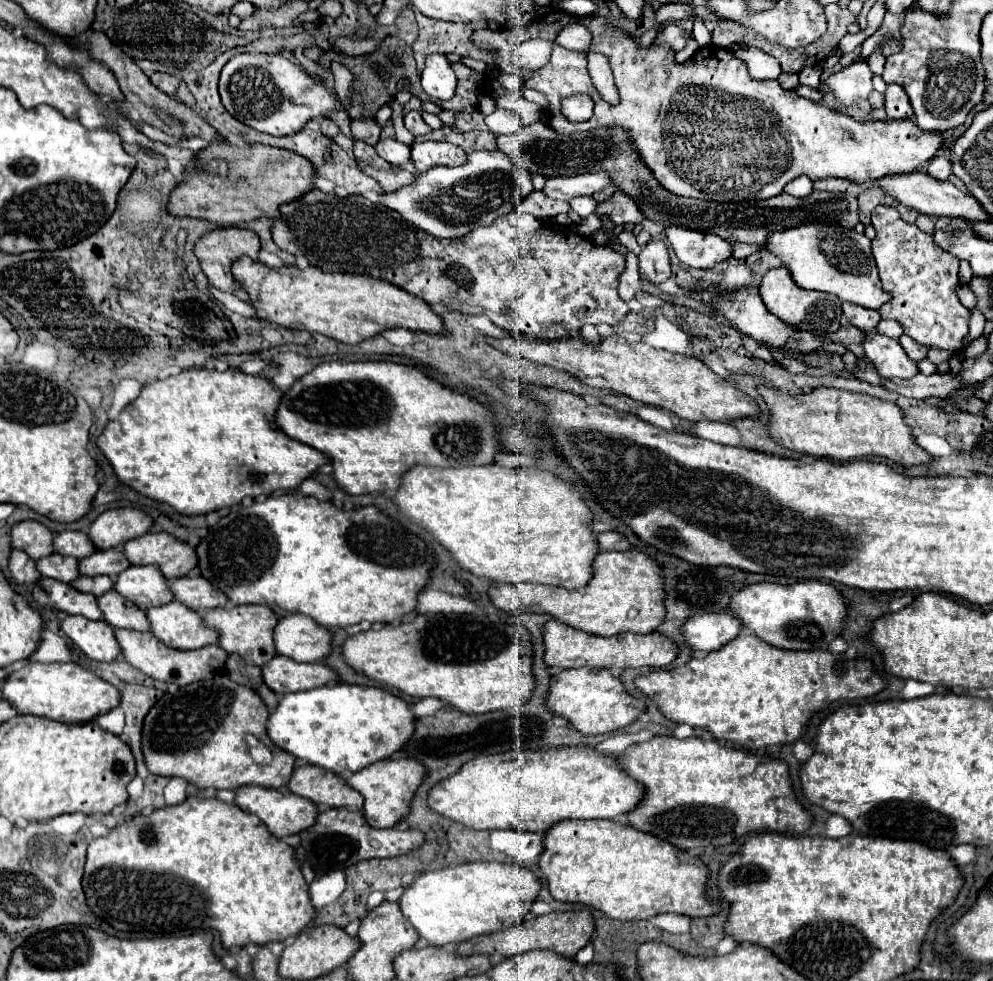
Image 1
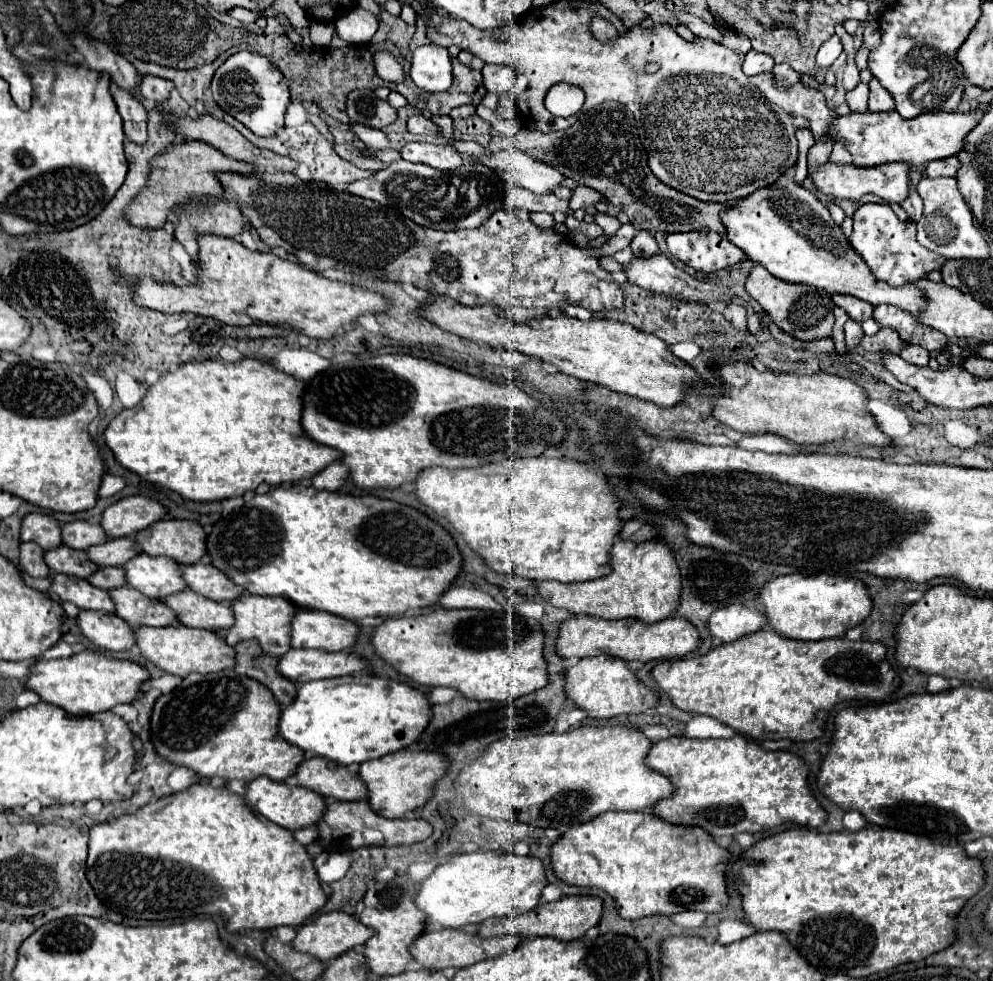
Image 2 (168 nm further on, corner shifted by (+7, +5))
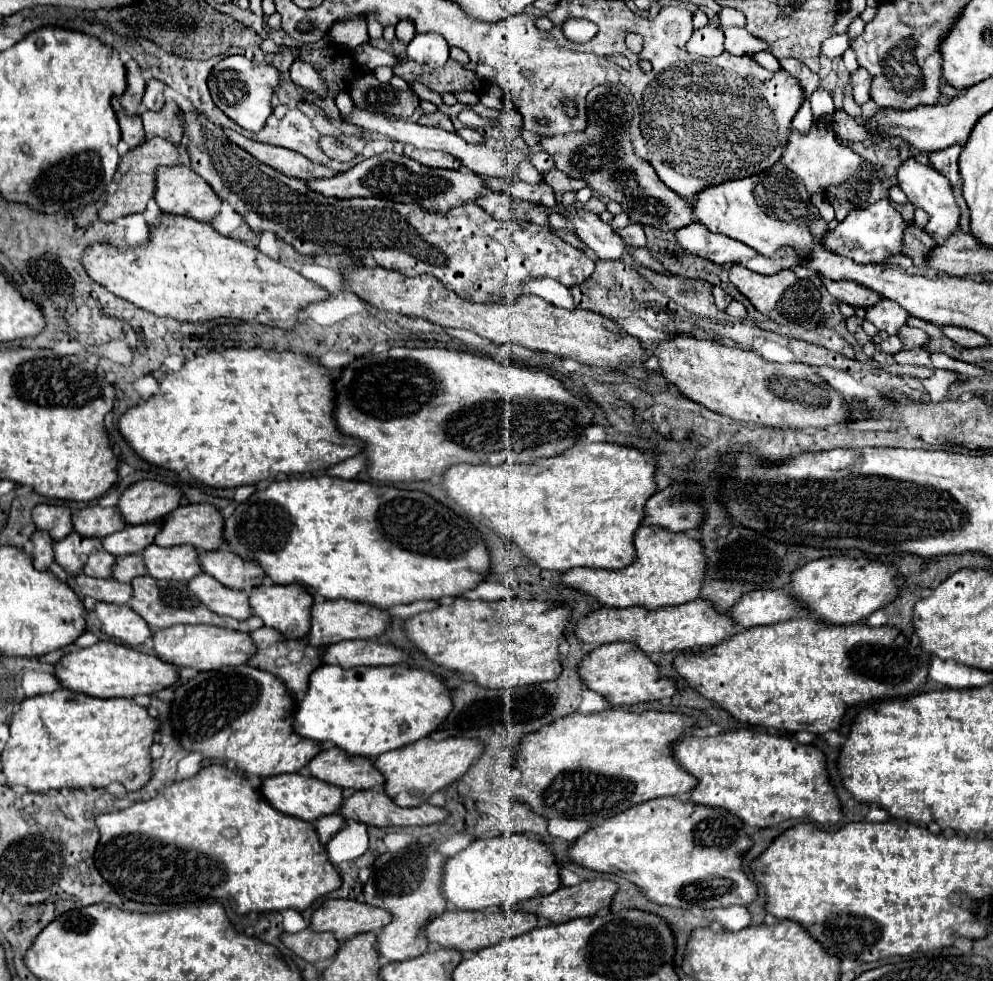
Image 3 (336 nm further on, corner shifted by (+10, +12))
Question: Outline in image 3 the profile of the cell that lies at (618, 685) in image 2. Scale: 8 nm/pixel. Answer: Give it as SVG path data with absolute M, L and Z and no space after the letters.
M611 642L595 648L583 658L579 674L589 690L603 694L613 706L631 706L637 702L663 700L671 698L677 692L675 682L663 676L657 664L631 642Z

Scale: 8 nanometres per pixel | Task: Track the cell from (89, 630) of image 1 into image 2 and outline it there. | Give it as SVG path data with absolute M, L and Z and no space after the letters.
M80 611L76 625L82 635L104 651L128 651L134 645L132 627L114 613L106 611Z

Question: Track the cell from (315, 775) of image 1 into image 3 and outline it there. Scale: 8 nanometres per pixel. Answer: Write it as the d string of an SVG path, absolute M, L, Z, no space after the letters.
M339 748L319 752L309 762L311 776L335 784L343 790L369 790L383 788L385 778L375 770L373 762L363 756L349 756Z

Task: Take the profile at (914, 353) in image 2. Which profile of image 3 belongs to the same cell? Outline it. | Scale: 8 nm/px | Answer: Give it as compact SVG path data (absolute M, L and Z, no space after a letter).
M901 350L895 354L897 364L909 364L909 366L929 366L929 352L925 350Z

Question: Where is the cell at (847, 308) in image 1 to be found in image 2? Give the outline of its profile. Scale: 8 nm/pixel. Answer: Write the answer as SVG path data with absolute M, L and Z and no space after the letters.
M834 294L831 298L835 305L842 307L844 311L848 311L850 319L854 319L858 323L862 323L862 321L866 321L866 319L872 317L874 307L870 303L866 303L866 301L860 301L856 297L844 294Z

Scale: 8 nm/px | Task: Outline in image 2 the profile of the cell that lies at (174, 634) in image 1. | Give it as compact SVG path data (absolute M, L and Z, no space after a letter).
M180 591L166 597L164 603L176 613L176 621L184 627L226 631L228 627L232 627L234 621L228 603L216 603L194 591Z

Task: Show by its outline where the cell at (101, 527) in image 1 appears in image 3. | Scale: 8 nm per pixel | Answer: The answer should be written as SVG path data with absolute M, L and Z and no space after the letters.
M139 480L129 486L121 500L119 510L127 524L145 524L163 520L169 512L179 508L183 492L159 480Z

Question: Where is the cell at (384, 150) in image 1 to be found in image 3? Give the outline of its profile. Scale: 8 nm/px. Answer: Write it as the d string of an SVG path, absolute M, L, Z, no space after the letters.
M345 90L337 94L335 102L337 102L337 108L339 108L341 114L349 114L349 112L353 110L353 100L351 100L351 96L349 96Z

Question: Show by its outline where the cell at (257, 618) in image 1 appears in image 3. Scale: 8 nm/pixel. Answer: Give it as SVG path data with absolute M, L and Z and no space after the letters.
M273 582L261 584L257 588L253 588L251 592L251 608L253 614L263 618L265 626L279 630L285 638L303 638L309 634L309 612L313 606L313 596L309 594L309 590L301 584L291 584L291 586L279 586Z

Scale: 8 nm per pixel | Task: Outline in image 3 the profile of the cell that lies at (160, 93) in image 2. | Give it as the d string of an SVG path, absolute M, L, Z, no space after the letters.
M149 80L147 82L147 90L145 90L145 96L143 96L143 106L147 110L153 110L153 112L159 112L165 104L165 98L163 98L163 90L165 90L165 84L159 82L159 80Z

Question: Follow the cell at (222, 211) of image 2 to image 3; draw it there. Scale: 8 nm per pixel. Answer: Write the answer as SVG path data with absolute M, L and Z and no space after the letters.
M189 166L157 168L157 190L155 190L153 200L159 204L161 212L165 212L165 214L189 216L189 218L195 218L201 222L209 222L215 214L219 214L219 208L221 208L221 198Z

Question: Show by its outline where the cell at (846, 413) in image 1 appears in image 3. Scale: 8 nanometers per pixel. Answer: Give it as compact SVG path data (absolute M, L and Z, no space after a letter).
M673 336L663 340L655 348L655 356L659 358L659 372L663 378L673 384L681 394L689 400L713 410L717 414L725 414L735 422L747 424L753 422L757 426L783 426L791 424L797 428L825 428L831 424L841 424L847 418L847 410L841 406L845 404L843 396L837 394L825 380L821 380L811 366L807 364L777 364L757 356L753 350L741 350L733 346L725 346L715 340L697 340L693 336Z

